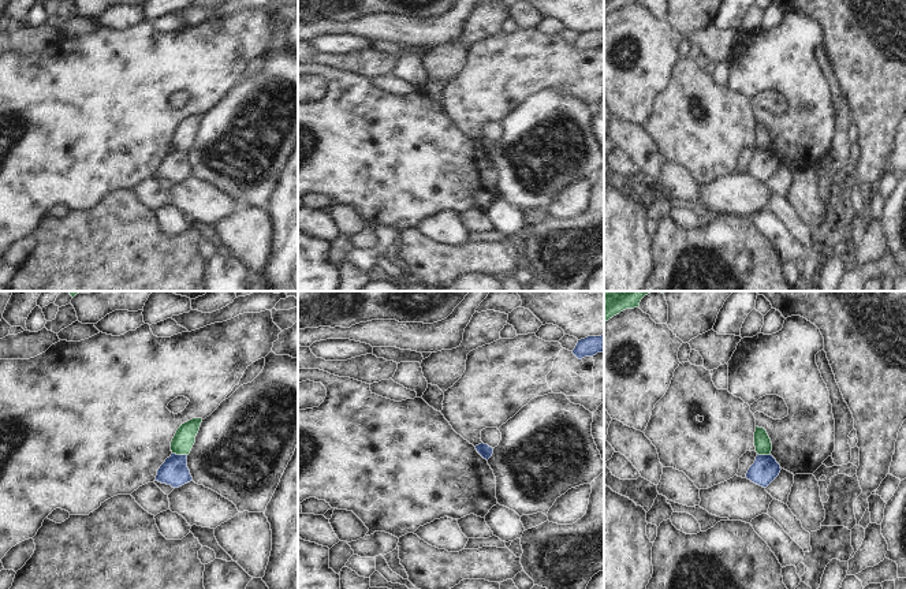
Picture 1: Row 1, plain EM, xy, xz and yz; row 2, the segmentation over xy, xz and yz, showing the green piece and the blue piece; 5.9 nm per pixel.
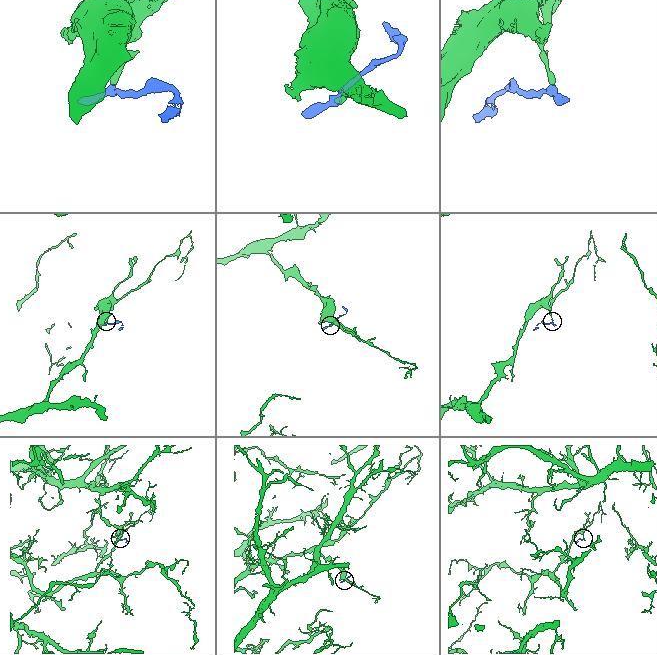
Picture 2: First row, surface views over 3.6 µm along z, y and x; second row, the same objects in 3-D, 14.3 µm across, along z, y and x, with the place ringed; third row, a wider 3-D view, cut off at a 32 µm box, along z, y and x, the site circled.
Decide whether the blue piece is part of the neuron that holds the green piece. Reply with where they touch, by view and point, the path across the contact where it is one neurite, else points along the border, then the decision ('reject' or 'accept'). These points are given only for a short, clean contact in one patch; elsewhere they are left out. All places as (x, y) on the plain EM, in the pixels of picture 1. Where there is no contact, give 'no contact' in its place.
contact xy (179, 148); reject

